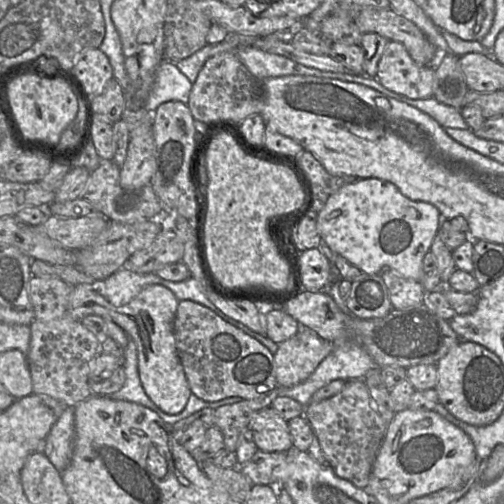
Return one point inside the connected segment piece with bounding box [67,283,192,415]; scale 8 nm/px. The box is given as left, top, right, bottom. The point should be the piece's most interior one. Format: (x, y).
(147, 319)

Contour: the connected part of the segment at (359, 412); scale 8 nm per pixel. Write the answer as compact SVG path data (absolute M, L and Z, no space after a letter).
M364 379L347 381L338 394L319 402L309 402L303 416L318 440L326 464L338 477L364 489L389 424L378 413Z

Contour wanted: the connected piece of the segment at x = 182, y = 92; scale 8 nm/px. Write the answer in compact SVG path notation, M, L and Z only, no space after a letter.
M163 60L156 71L154 85L144 104L148 112L155 112L157 107L168 101L188 103L193 83L172 61Z

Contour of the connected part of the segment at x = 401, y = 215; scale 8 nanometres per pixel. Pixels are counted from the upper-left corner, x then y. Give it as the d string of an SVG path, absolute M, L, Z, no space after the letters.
M361 178L354 183L350 183L341 187L336 192L328 196L324 207L317 213L316 227L322 241L324 241L332 251L346 258L350 263L358 267L362 272L369 275L381 275L381 273L385 270L393 270L405 278L410 278L421 282L423 258L425 254L430 250L433 239L440 228L441 221L441 214L438 208L432 203L409 199L401 193L397 186L389 181L380 178Z

